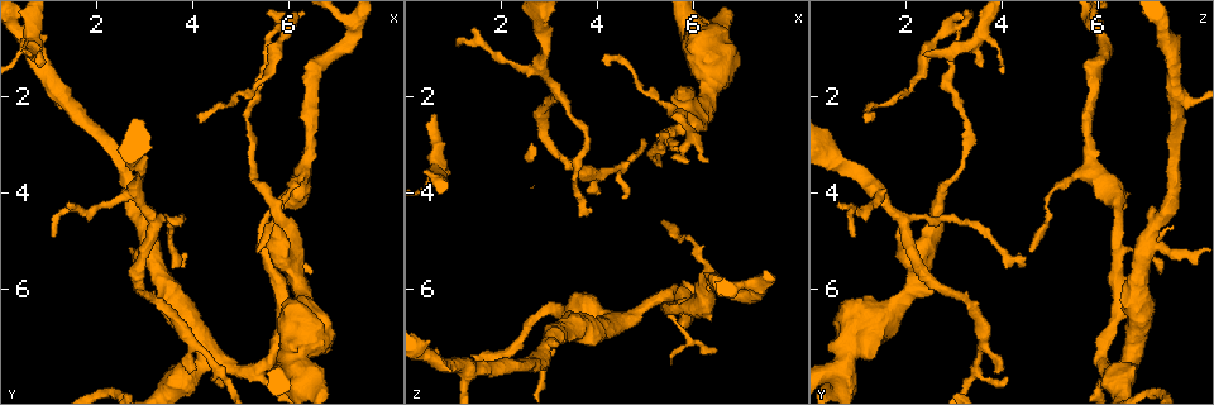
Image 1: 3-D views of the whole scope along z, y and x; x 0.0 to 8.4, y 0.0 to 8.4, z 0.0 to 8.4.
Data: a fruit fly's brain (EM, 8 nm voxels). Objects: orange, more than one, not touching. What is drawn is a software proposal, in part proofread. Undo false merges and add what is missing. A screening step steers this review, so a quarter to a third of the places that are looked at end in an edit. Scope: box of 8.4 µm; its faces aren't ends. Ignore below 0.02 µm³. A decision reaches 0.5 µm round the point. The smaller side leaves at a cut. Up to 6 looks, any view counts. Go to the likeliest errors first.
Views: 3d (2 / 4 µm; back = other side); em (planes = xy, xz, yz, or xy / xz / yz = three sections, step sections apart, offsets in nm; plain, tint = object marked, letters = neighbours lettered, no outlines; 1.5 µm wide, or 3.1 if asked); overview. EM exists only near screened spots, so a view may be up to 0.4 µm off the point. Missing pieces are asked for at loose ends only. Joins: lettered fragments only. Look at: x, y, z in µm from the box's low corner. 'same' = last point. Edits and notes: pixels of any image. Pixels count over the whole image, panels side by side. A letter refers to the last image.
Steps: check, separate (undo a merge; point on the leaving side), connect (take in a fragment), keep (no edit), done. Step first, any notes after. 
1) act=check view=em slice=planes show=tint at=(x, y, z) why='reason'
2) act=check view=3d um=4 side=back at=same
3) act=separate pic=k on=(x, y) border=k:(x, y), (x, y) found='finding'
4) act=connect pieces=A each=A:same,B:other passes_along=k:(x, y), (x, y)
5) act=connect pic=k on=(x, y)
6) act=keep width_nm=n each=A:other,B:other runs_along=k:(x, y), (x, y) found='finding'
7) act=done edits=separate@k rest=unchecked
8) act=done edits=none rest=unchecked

act=check view=em slice=yz step=8 show=tint at=(3.75, 5.45, 4.50) why='tapers out'

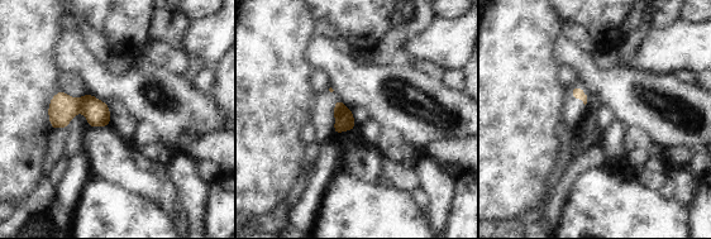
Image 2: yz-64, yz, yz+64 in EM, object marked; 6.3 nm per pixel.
act=check view=em slice=yz step=8 show=letters at=same

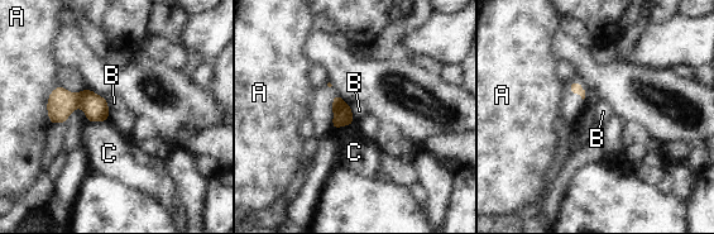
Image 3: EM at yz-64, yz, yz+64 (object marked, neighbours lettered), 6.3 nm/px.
act=keep width_nm=130 each=A:other,B:other,C:other border=3:(349, 104), (354, 123) found='no lettered fragment goes on from it'

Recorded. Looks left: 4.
act=check view=em slice=planes show=letters at=(6.45, 5.70, 7.30) why='thin end'

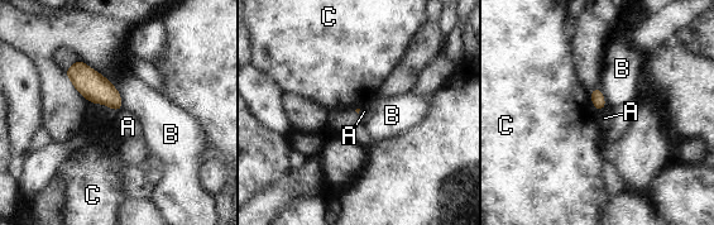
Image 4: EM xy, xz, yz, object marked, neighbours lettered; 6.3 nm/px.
act=keep longest_contact=B:190nm each=A:other,B:other,C:other found='none of them fits'

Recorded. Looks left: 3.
act=check view=3d um=2 at=(0.80, 1.40, 3.60)

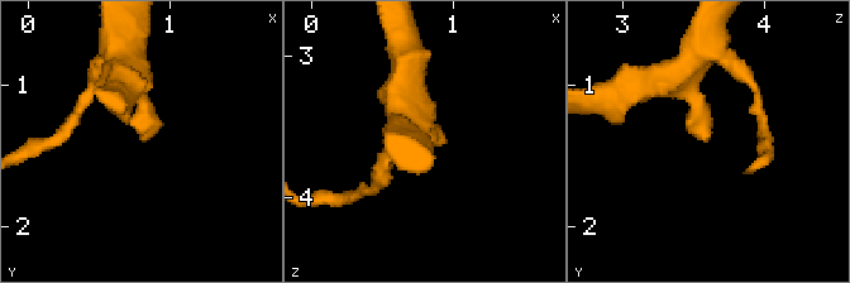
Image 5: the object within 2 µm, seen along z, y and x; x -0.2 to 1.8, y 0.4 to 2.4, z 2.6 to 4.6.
act=check view=em um=3.1 slice=xz step=16 show=tint at=(0.78, 1.36, 3.58) why='shape alone is not enough'

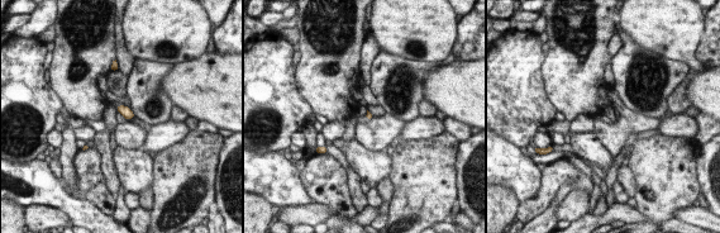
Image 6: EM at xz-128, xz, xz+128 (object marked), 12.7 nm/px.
act=check view=em um=3.1 slice=planes show=letters at=same why='another direction'

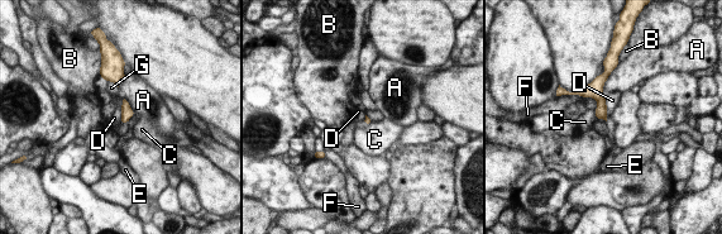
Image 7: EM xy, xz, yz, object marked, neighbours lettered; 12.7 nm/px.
act=connect pieces=E longest_contact=F:400nm each=A:other,B:other,C:other,D:other,E:same,F:other,G:other found='the cell continues'

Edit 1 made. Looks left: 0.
act=done edits=connect@7 rest=unchecked

